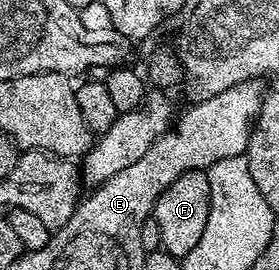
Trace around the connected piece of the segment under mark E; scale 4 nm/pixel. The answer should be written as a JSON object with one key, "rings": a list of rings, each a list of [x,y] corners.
{"rings":[[[242,82],[233,88],[227,88],[225,92],[217,92],[217,96],[208,98],[200,97],[196,106],[191,106],[183,115],[178,115],[177,125],[166,130],[161,137],[141,156],[141,160],[129,164],[129,168],[124,168],[122,172],[117,172],[117,176],[109,176],[109,180],[102,182],[96,187],[91,195],[84,197],[80,201],[75,214],[67,223],[71,230],[79,234],[79,230],[95,230],[95,234],[119,234],[123,242],[131,242],[142,251],[141,228],[147,218],[152,217],[155,209],[155,201],[177,180],[177,176],[185,176],[185,172],[194,170],[207,171],[217,160],[229,160],[230,158],[241,158],[246,155],[247,141],[251,139],[251,129],[255,127],[255,117],[259,114],[259,109],[263,107],[263,94],[259,90],[260,83]]]}

